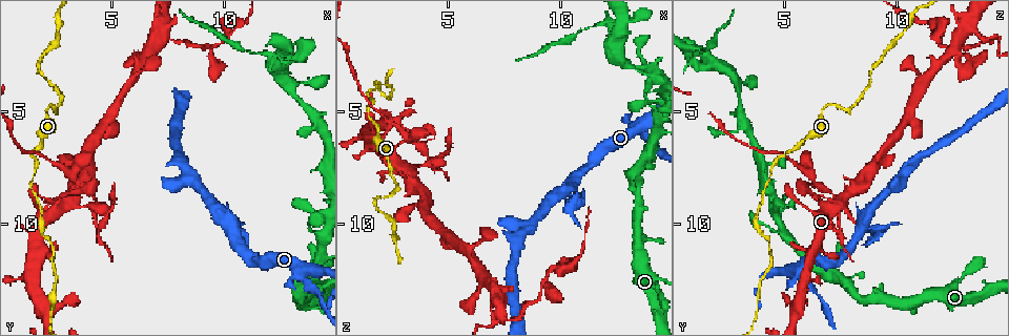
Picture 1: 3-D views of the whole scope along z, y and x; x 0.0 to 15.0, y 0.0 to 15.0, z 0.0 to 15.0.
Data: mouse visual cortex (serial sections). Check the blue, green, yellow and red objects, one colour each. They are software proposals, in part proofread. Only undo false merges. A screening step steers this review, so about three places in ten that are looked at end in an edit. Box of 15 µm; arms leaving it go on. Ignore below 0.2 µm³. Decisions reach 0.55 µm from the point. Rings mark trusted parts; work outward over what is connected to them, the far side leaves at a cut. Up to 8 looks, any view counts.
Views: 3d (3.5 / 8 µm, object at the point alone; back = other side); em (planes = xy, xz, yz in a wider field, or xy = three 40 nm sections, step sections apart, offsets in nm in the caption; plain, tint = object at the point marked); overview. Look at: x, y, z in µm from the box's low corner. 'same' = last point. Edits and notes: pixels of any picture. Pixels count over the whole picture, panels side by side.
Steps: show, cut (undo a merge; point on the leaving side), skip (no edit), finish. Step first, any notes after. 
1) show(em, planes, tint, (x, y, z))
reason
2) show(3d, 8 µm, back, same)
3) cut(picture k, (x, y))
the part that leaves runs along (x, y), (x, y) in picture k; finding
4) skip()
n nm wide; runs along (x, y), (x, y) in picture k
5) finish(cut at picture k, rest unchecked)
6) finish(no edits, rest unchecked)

show(3d, 3.5 µm, (12.9, 2.1, 1.0))
abrupt turn

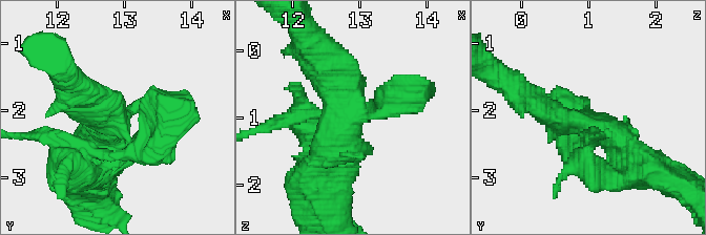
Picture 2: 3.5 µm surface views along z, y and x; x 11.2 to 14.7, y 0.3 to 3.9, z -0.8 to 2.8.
show(em, xy, step 1, tint, (12.90, 2.15, 0.95))
3 arms; arms of 300, 400, 450 nm

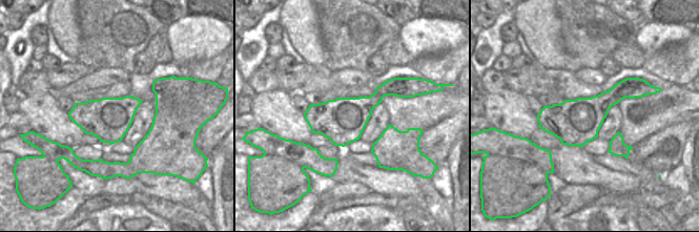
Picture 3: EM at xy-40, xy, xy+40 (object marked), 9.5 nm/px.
show(em, xy, step 5, tint, same)
another direction

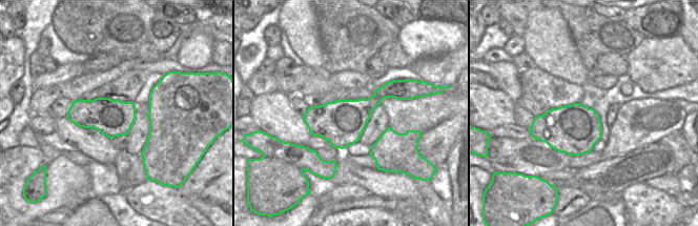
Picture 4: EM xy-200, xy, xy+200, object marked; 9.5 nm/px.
cut(picture 2, (397, 104))
the part that leaves runs along (132, 110), (165, 116), (152, 152), (132, 152) in picture 2; two cells meet here

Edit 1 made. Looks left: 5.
show(overview)
redraw

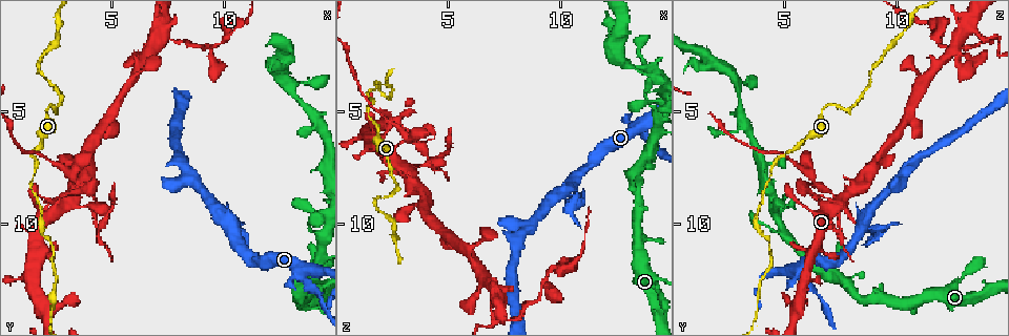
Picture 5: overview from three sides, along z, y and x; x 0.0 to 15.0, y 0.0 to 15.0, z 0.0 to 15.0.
show(3d, 3.5 µm, (7.2, 1.7, 14.3))
branch point

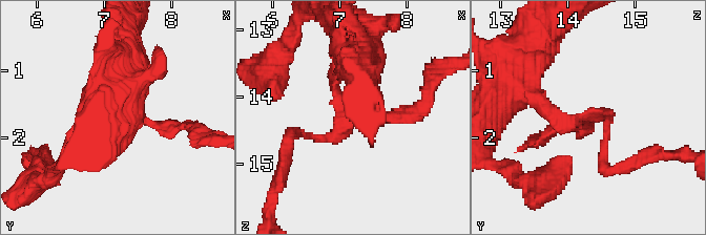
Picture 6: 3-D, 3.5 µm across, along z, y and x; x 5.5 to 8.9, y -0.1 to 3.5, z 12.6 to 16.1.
show(em, xy, step 5, tint, (7.15, 1.70, 14.30))
3 arms; arms of 150, 150, 200 nm; need the tissue

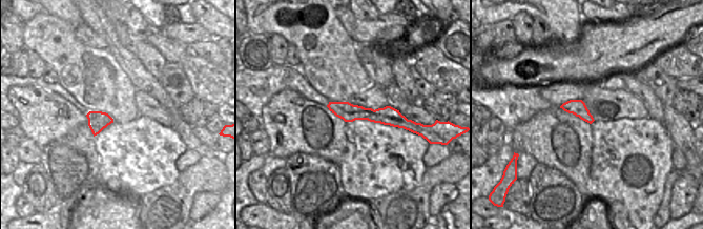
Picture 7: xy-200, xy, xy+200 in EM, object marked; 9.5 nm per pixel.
cut(picture 6, (606, 125))
a second cell is stuck on

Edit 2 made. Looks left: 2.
show(3d, 3.5 µm, (2.3, 4.7, 7.0))
abrupt turn

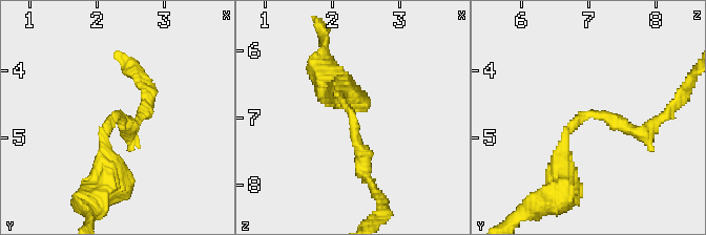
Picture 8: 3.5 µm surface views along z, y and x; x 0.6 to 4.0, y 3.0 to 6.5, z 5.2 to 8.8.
show(em, planes, tint, (2.25, 4.65, 7.10))
arms of 200, 200 nm

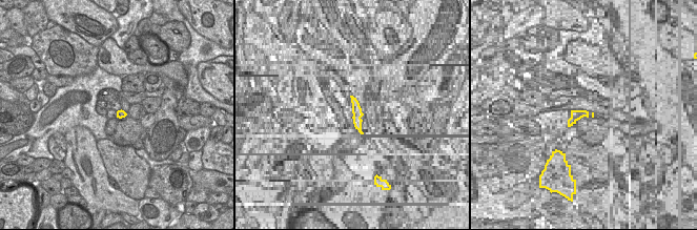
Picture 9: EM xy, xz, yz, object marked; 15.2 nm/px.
skip()
runs along (341, 91), (368, 180) in picture 8; continuous, no second cell

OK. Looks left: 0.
finish(cut at picture 2, cut at picture 6, rest unchecked)

